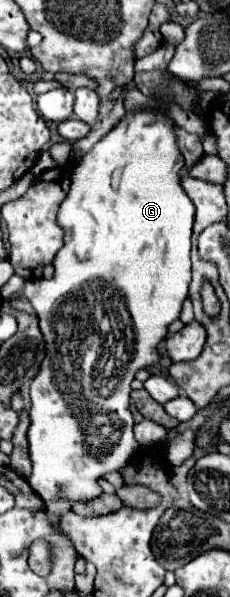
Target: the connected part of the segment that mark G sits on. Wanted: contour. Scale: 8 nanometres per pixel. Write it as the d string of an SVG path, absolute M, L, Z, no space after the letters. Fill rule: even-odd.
M159 98L157 108L137 108L137 110L127 112L119 120L117 126L113 126L87 154L83 154L81 162L73 168L71 190L59 208L57 220L65 230L65 246L57 252L57 256L53 260L55 276L51 280L45 280L45 278L43 280L27 280L25 288L21 292L33 304L35 314L39 316L39 326L41 326L41 332L45 336L45 348L47 348L41 370L39 370L37 378L33 378L33 382L31 382L31 410L29 410L31 424L29 424L29 432L27 432L29 456L31 456L31 464L33 464L33 470L31 470L31 476L27 478L27 482L41 500L73 500L73 502L95 500L103 494L99 482L107 474L125 468L129 462L133 462L137 458L139 444L133 436L135 422L133 422L133 416L129 410L131 380L133 380L137 370L149 368L151 364L155 364L159 360L159 344L167 336L167 326L179 318L181 306L187 298L187 290L189 290L189 282L191 282L189 252L191 252L191 228L193 228L195 206L189 200L189 196L185 194L185 190L181 188L179 172L181 172L185 160L183 160L183 154L177 146L175 122L167 116L165 108L167 108L167 102L163 98ZM75 312L81 320L89 320L89 322L75 322ZM107 312L111 312L111 322L99 322L103 318L103 314L107 314Z

